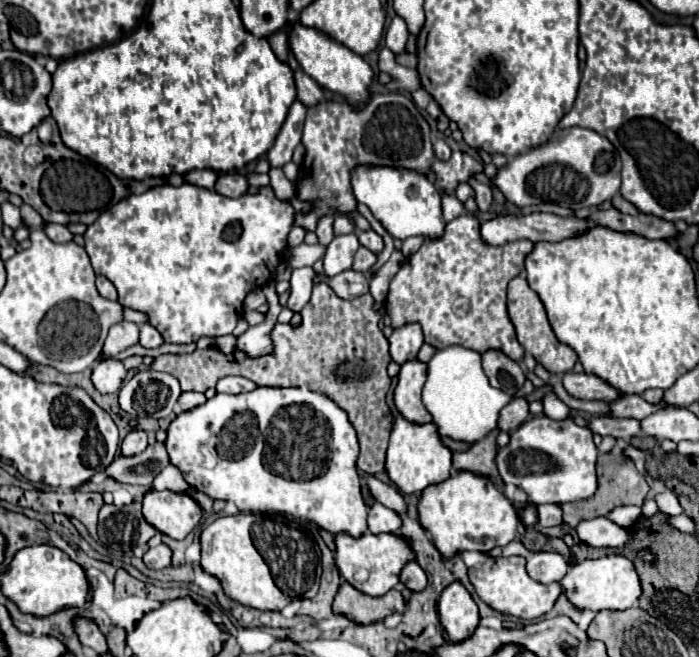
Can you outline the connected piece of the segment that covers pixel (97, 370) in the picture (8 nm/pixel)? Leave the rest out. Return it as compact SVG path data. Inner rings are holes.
M105 360L93 368L93 384L101 394L119 392L127 370L119 360Z

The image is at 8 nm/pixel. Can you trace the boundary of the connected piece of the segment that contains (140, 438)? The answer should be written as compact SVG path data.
M131 430L121 444L121 454L135 456L141 454L145 448L147 448L147 434L143 430Z

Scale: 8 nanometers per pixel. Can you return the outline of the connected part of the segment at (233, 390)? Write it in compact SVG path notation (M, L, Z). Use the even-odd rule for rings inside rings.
M225 376L219 380L217 384L217 392L225 392L225 394L241 394L241 392L251 392L253 388L257 388L257 384L253 384L247 378L239 378L239 376Z

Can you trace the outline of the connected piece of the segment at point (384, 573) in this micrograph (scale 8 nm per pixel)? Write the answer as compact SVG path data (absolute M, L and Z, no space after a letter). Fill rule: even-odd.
M365 532L361 538L351 538L347 534L335 536L335 566L339 576L359 592L373 598L387 594L399 582L399 572L409 558L411 558L409 542L397 540L393 534L373 536L371 532Z

